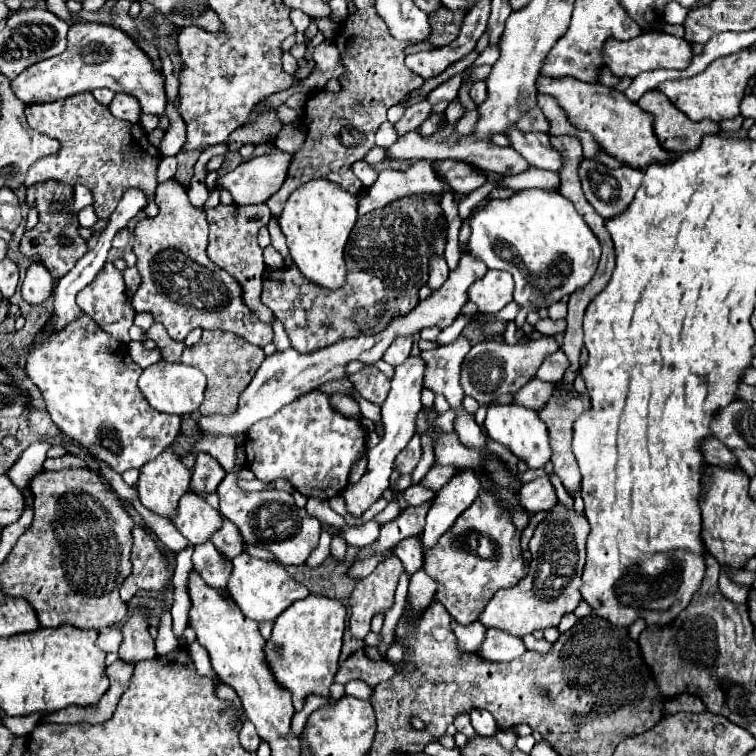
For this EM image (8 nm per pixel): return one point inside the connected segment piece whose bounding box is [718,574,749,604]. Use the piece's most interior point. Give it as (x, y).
(737, 593)

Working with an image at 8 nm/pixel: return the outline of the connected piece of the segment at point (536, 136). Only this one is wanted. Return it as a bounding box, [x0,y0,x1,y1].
[506,126,564,172]

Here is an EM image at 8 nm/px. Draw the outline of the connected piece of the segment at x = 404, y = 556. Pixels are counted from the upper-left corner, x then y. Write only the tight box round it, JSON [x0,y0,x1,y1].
[394,536,424,574]

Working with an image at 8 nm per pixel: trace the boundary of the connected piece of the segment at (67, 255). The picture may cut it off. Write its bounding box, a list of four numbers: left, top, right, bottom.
[20,182,86,278]

